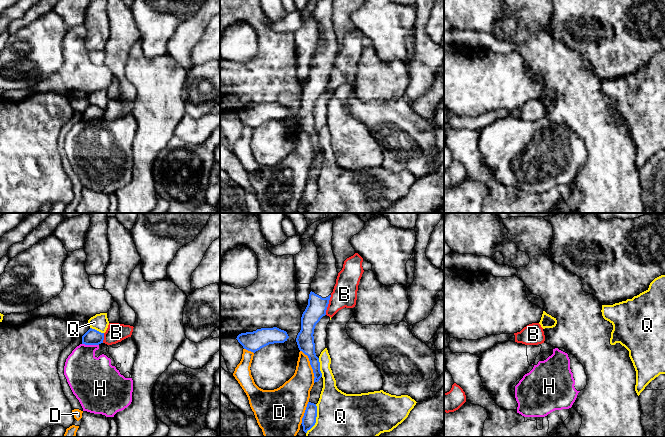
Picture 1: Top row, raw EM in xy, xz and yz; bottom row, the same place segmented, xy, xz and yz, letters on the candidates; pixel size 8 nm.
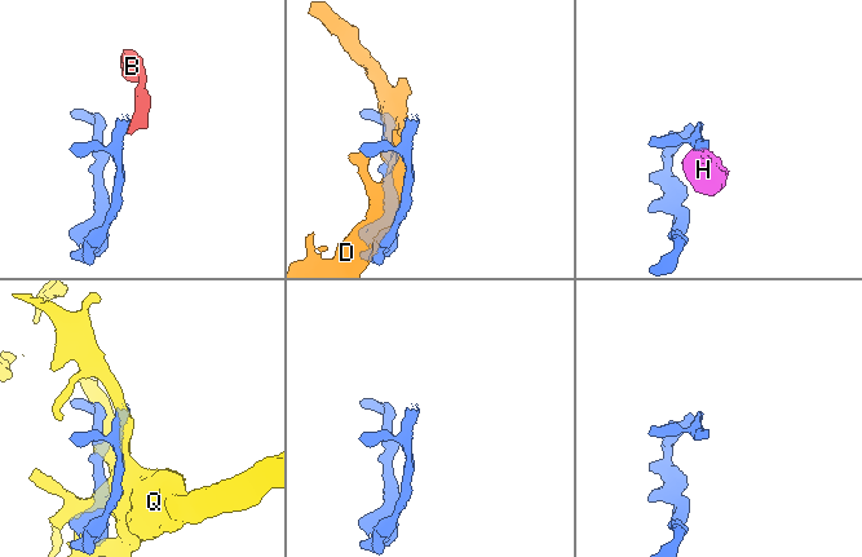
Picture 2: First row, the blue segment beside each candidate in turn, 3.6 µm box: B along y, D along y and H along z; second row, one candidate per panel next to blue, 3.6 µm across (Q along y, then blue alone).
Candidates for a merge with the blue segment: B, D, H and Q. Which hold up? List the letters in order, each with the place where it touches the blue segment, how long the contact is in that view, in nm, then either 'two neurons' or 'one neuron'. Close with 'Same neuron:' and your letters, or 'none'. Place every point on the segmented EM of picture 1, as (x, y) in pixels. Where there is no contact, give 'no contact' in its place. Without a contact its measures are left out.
B: meets blue in xz at (327, 305); contact 170 nm long; two neurons
D: meets blue in xz at (311, 366); contact 280 nm long; two neurons
H: meets blue in xy at (90, 344); contact 140 nm long; two neurons
Q: meets blue in xz at (315, 419); contact 260 nm long; two neurons
Same neuron: none

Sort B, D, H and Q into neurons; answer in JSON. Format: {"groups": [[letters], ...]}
{"groups": [["B"], ["D"], ["H"], ["Q"]]}

